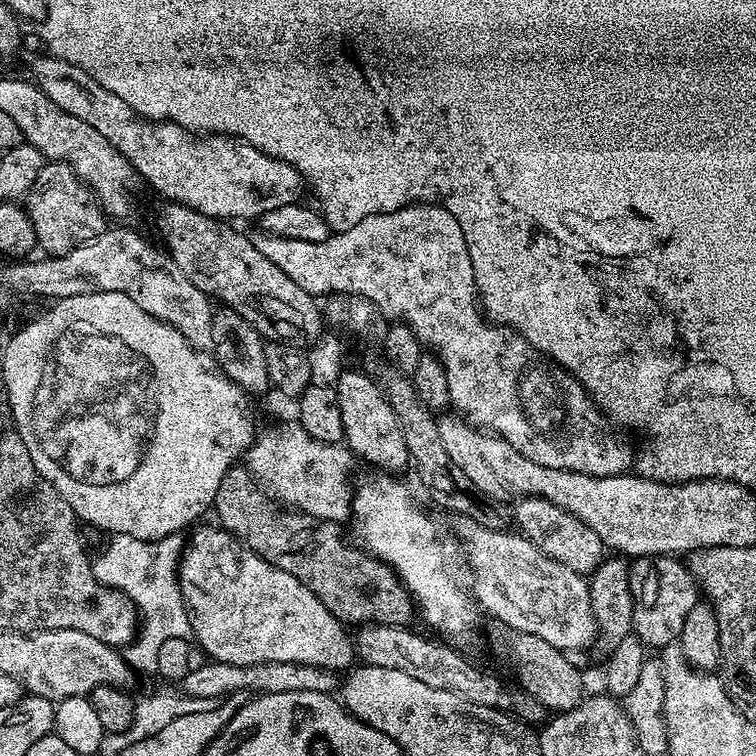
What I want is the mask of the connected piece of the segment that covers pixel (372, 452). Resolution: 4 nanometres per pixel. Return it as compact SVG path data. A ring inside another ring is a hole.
M363 370L341 372L335 384L338 394L338 407L342 410L343 443L353 457L373 464L373 469L384 474L400 474L403 468L409 467L410 461L406 442L402 442L402 430L398 430L398 418L394 418L394 410L390 410L390 402L382 394L380 387L373 382L371 376Z

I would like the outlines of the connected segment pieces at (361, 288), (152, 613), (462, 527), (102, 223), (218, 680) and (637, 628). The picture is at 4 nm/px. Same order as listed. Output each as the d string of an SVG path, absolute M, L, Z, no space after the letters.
M443 203L407 204L406 207L393 212L374 214L370 218L362 218L362 222L358 222L358 226L350 226L350 230L332 232L322 242L298 242L298 238L278 238L260 234L260 237L255 237L254 243L259 253L265 258L270 258L270 262L274 262L274 266L278 266L278 270L282 270L286 278L293 280L297 286L302 286L302 290L306 290L311 296L317 298L325 294L361 296L369 300L389 321L410 326L410 330L419 338L421 345L431 350L444 367L446 386L450 386L451 407L468 423L475 424L477 428L487 430L492 435L501 436L503 440L510 442L510 446L514 446L518 454L530 458L530 462L538 462L538 466L550 466L554 470L581 472L587 476L623 476L631 469L628 468L631 464L633 467L634 452L632 456L631 442L615 432L617 429L613 427L608 417L593 404L588 391L560 364L553 364L547 356L541 356L539 350L530 346L530 342L526 342L526 338L520 333L512 331L511 328L493 324L486 319L480 306L480 297L476 295L476 279L470 262L470 254L466 250L466 238L462 234L462 226L458 226L454 214L450 214L450 210L446 210Z
M176 533L158 540L142 540L131 538L129 535L116 535L112 536L109 541L102 552L97 557L93 557L92 573L100 584L122 592L137 608L137 613L141 618L140 629L136 638L123 649L122 655L133 671L155 673L158 651L162 642L166 642L168 638L190 638L192 636L192 624L189 622L188 609L181 598L178 583L179 561L184 545L183 535Z
M453 515L451 519L452 532L460 539L464 560L472 571L471 595L481 609L484 607L493 616L493 621L534 634L561 650L593 643L596 619L590 606L588 580L581 573L554 562L554 558L546 558L519 531L487 528L473 516Z
M45 163L42 174L38 174L34 186L30 186L26 207L30 222L34 222L39 251L48 256L66 254L102 234L106 227L106 215L92 189L76 176L68 164Z
M205 662L202 666L198 666L198 670L193 670L191 674L186 674L186 678L178 681L178 688L181 693L192 696L195 700L213 702L231 697L233 694L240 694L236 692L248 692L251 688L256 694L265 692L282 694L290 690L316 690L332 694L337 691L338 676L337 673L325 668L295 664L294 662L262 662L250 666Z
M672 554L638 556L631 561L628 582L634 606L632 630L635 636L649 649L655 650L679 641L682 622L698 603L698 585L687 565Z

